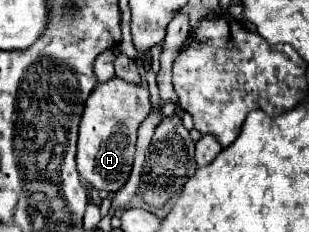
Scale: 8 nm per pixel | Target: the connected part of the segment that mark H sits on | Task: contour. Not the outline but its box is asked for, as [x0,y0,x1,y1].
[76,77,150,193]

